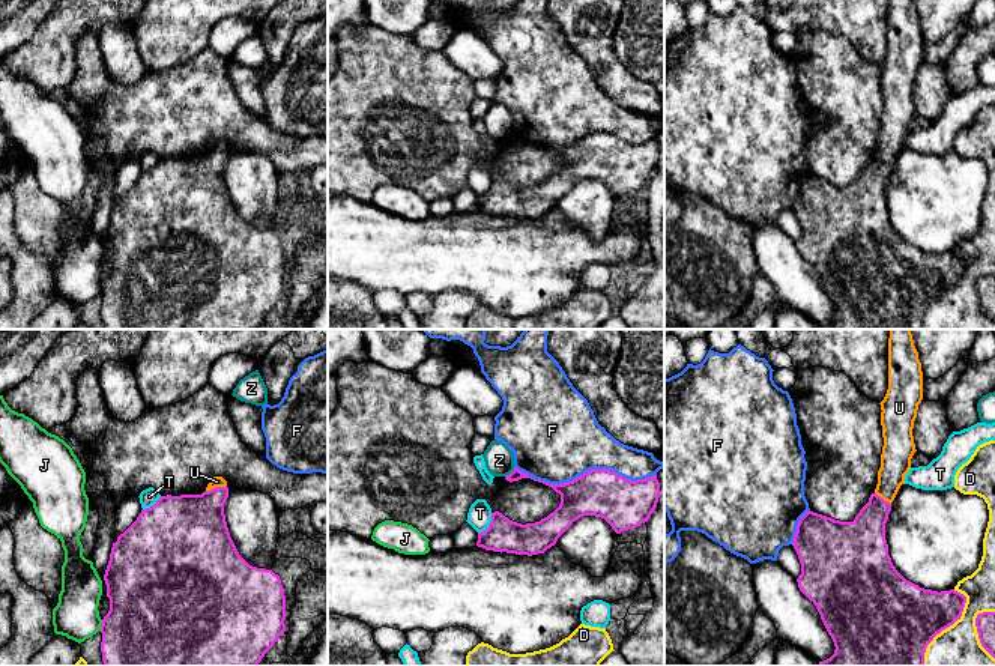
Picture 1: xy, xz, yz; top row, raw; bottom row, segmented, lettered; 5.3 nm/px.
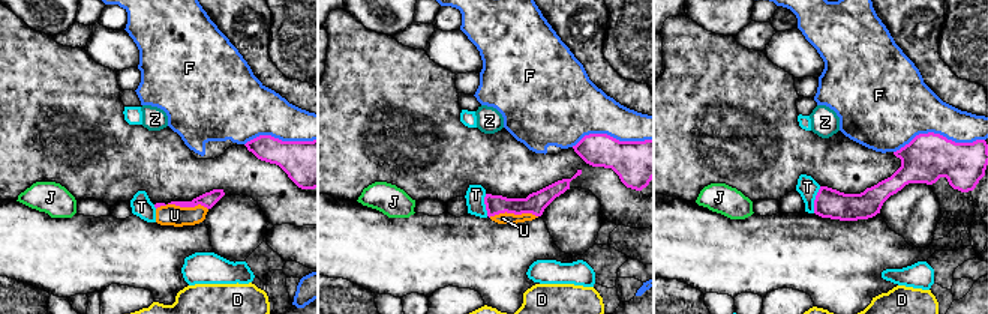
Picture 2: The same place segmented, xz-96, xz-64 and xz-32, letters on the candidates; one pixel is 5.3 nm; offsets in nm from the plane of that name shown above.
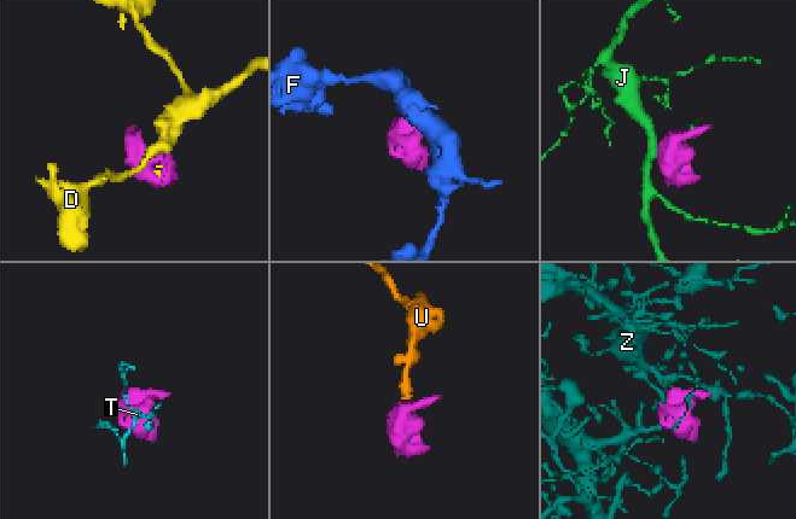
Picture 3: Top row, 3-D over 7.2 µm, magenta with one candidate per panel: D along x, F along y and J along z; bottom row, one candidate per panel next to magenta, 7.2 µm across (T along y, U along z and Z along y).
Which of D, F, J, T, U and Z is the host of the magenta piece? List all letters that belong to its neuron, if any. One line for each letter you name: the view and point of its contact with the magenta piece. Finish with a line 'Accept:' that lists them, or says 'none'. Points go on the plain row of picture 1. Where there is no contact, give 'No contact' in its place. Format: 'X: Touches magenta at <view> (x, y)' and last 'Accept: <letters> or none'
U: Touches magenta at xy (215, 151)
Accept: U

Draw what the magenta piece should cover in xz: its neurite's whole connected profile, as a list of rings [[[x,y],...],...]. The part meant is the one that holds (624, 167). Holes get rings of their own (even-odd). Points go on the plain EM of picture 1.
[[[514,131],[505,140],[510,146],[522,141],[552,150],[561,158],[559,170],[540,185],[526,188],[494,174],[488,191],[478,197],[478,210],[528,219],[544,216],[583,179],[601,180],[621,197],[648,185],[660,161],[657,138],[631,144],[610,132],[591,132],[573,144],[549,147]]]

